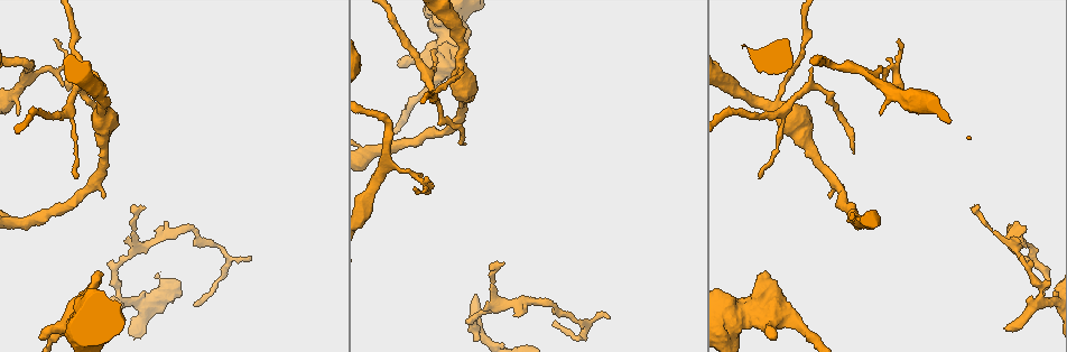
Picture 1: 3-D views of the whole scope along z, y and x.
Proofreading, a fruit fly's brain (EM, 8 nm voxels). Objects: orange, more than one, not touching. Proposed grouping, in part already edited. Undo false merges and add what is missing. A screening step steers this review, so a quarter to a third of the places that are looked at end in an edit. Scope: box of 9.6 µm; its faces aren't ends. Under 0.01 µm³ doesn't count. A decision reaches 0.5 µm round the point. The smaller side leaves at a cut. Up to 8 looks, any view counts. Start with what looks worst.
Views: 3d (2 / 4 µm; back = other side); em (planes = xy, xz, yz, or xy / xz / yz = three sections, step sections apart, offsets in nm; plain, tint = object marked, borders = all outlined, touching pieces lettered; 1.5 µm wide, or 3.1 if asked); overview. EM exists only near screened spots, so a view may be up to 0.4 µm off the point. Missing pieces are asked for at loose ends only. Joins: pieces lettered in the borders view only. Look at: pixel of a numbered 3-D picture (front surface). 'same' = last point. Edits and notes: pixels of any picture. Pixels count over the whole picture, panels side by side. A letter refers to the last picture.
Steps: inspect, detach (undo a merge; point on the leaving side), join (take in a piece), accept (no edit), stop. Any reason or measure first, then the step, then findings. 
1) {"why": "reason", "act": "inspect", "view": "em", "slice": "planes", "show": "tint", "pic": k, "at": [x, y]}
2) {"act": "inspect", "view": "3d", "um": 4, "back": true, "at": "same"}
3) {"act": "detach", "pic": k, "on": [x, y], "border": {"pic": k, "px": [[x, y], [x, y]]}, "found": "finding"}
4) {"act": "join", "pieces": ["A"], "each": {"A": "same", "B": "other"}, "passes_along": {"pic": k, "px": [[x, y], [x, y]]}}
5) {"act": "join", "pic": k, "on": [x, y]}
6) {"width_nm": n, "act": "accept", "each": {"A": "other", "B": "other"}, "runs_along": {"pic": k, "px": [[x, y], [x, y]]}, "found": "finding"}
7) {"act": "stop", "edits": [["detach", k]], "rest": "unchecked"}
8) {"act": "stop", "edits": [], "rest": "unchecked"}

{"why": "abrupt turn", "act": "inspect", "view": "em", "slice": "planes", "show": "borders", "pic": 1, "at": [425, 182]}

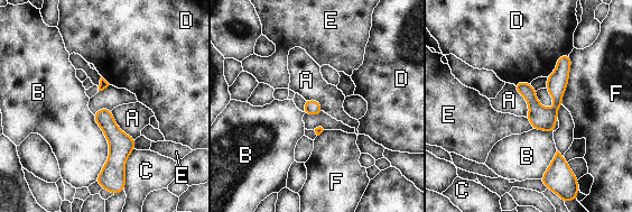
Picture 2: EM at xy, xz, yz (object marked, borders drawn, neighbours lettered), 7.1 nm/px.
{"width_nm": 110, "act": "accept", "each": {"A": "other", "B": "other", "C": "other", "D": "other", "E": "other", "F": "other"}, "found": "continuous, no second cell"}

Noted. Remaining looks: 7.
{"why": "branch stops here", "act": "inspect", "view": "3d", "um": 2, "pic": 1, "at": [475, 295]}

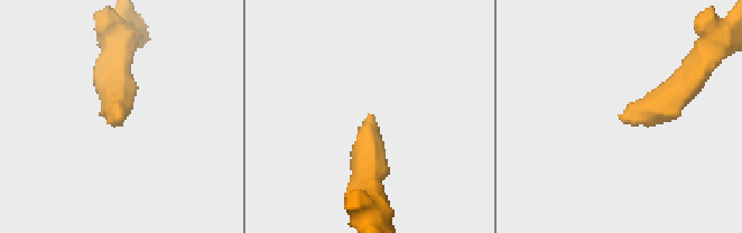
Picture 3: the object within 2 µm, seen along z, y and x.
{"act": "inspect", "view": "em", "slice": "planes", "show": "borders", "pic": 3, "at": [114, 122]}

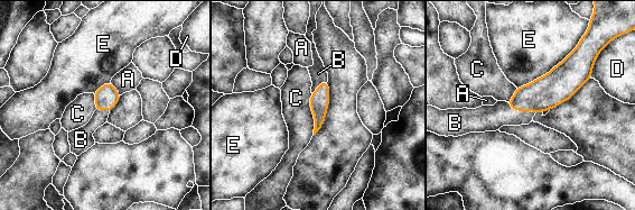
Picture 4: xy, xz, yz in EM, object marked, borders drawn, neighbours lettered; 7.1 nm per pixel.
{"act": "join", "pieces": ["B"], "each": {"A": "other", "B": "same", "C": "other", "D": "other", "E": "other"}, "passes_along": {"pic": 4, "px": [[547, 92], [521, 111], [487, 118]]}, "found": "it goes on there"}

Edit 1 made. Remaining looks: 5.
{"act": "inspect", "view": "overview"}

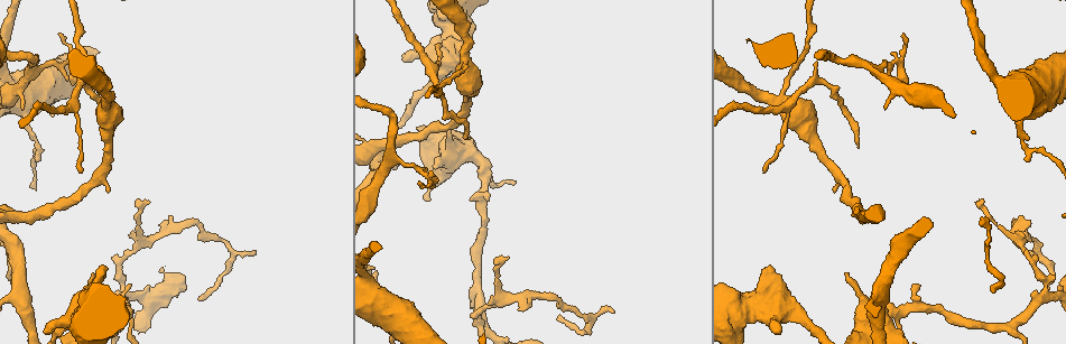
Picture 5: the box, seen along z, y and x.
{"why": "tapers out", "act": "inspect", "view": "em", "slice": "planes", "show": "borders", "pic": 5, "at": [859, 146]}

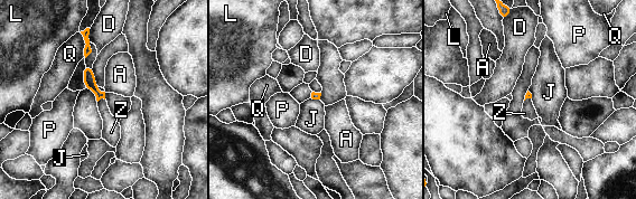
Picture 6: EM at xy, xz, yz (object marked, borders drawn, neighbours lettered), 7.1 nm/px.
{"act": "join", "pieces": ["Z"], "each": {"A": "other", "D": "other", "J": "other", "L": "other", "P": "other", "Q": "other", "Z": "same"}, "passes_along": {"pic": 6, "px": [[89, 78], [101, 97], [111, 130]]}, "found": "the cell continues"}

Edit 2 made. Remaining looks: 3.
{"act": "stop", "edits": [["join", 4], ["join", 6]], "rest": "unchecked"}

